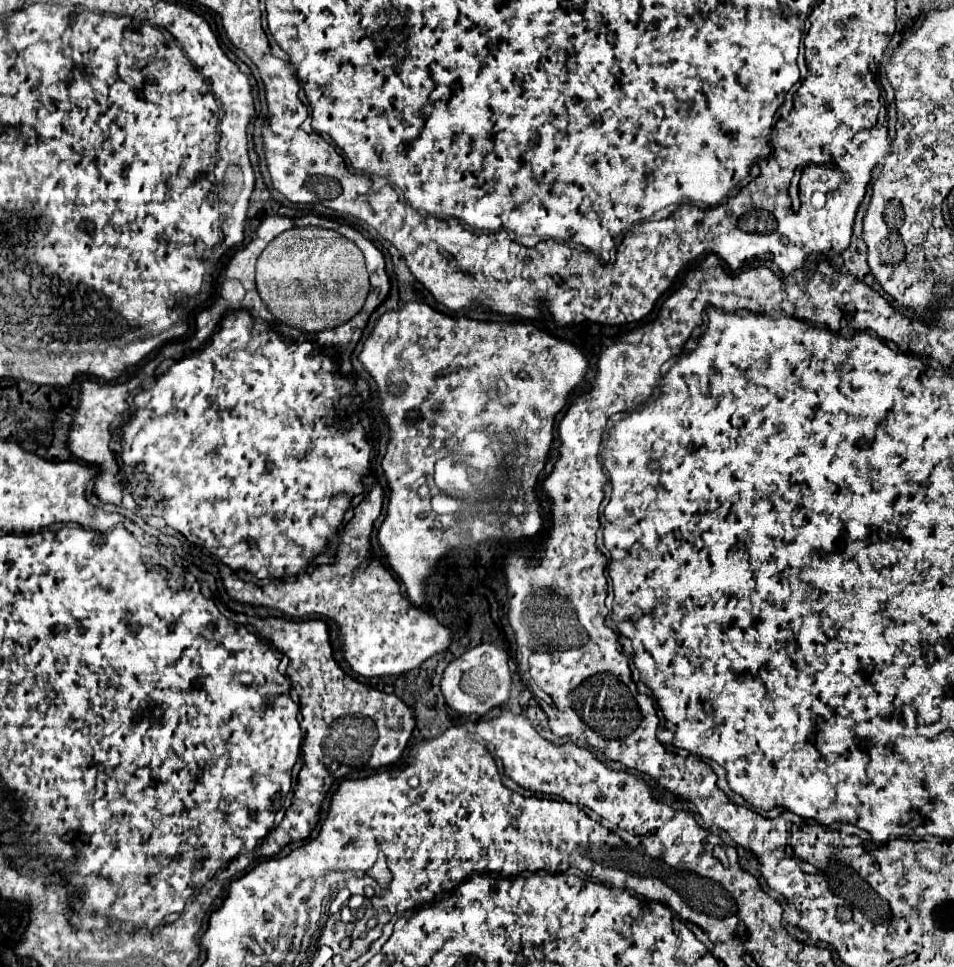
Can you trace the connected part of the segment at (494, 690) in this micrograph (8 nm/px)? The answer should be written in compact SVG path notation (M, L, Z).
M483 643L463 653L459 659L451 661L441 679L441 691L445 695L447 705L457 713L467 715L485 715L493 707L505 705L510 696L512 683L508 660L509 655L506 651L491 643Z

